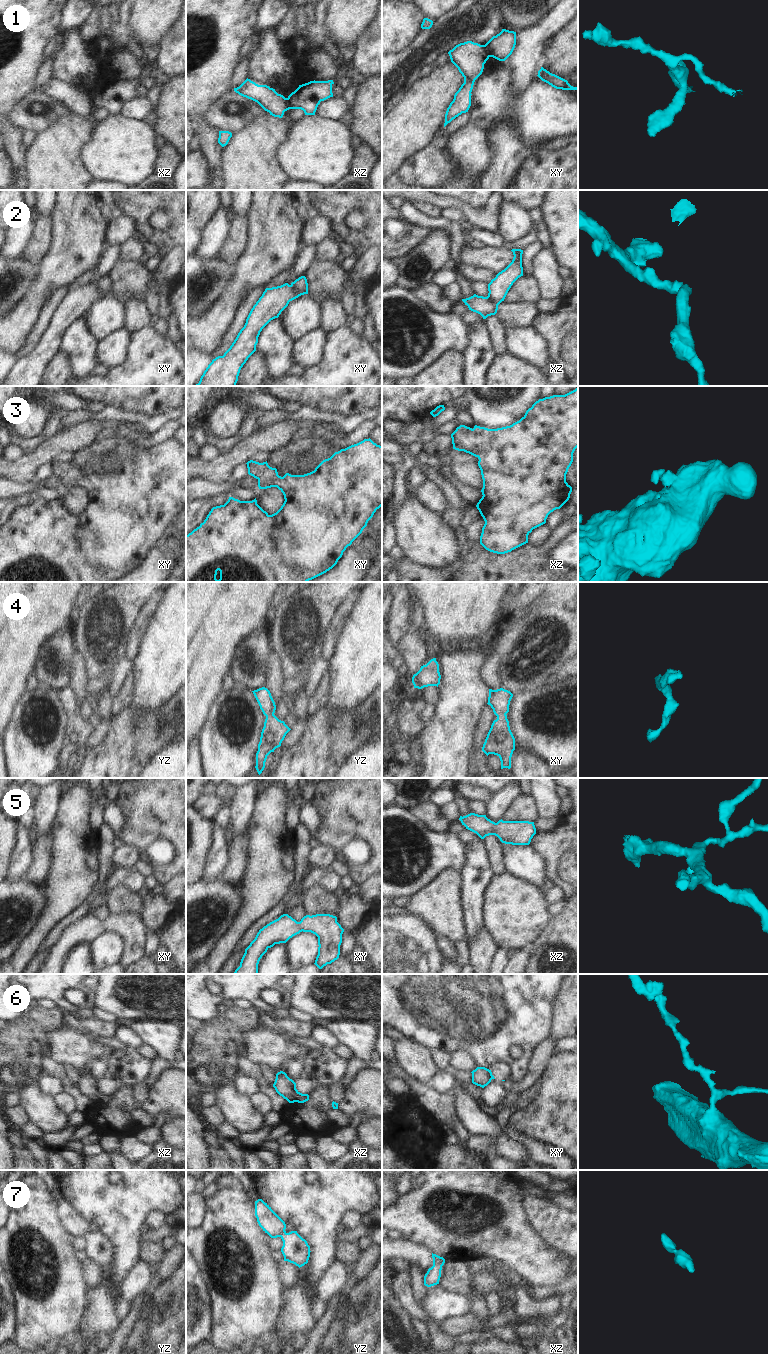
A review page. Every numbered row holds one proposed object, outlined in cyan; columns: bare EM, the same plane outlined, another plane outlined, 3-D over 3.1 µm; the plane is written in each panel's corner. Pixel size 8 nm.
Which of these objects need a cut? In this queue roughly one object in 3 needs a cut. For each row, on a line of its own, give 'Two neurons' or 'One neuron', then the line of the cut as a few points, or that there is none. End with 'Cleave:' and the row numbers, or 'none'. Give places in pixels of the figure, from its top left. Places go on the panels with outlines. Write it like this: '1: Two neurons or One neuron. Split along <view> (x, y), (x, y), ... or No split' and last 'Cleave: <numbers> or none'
1: Two neurons. Split along xy (484, 45), (489, 56)
2: Two neurons. Split along xy (290, 285), (298, 296)
3: One neuron. No split
4: One neuron. No split
5: One neuron. No split
6: One neuron. No split
7: One neuron. No split
Cleave: 1, 2.

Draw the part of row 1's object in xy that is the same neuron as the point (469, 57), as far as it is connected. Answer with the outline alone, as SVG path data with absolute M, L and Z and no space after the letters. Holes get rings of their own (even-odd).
M467 41L456 45L448 52L451 62L464 77L464 83L455 93L445 114L444 127L453 119L468 112L471 106L471 92L475 80L482 74L489 59L485 45Z

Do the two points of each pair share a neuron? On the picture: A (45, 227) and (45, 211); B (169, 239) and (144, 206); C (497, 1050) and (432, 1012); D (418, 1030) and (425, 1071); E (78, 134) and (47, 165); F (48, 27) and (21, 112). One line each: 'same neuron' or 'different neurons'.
A: different neurons
B: same neuron
C: same neuron
D: different neurons
E: same neuron
F: different neurons

